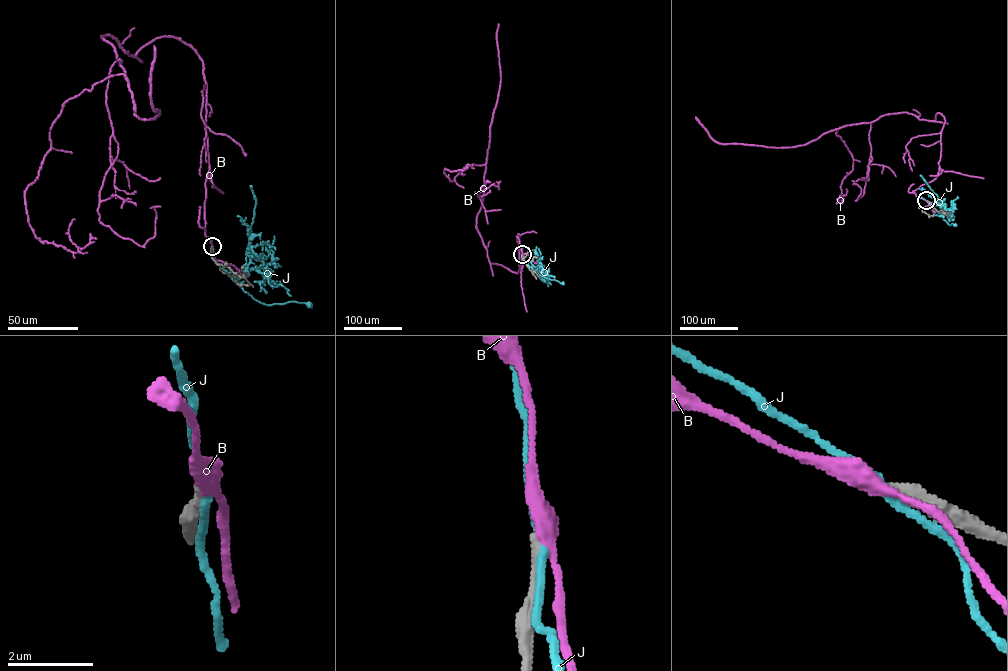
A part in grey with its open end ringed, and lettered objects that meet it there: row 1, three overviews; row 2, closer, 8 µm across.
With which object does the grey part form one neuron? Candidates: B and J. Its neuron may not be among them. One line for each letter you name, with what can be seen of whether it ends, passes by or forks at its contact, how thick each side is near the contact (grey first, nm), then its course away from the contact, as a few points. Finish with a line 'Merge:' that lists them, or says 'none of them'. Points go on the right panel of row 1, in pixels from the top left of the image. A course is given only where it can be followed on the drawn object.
Merge: none of them

